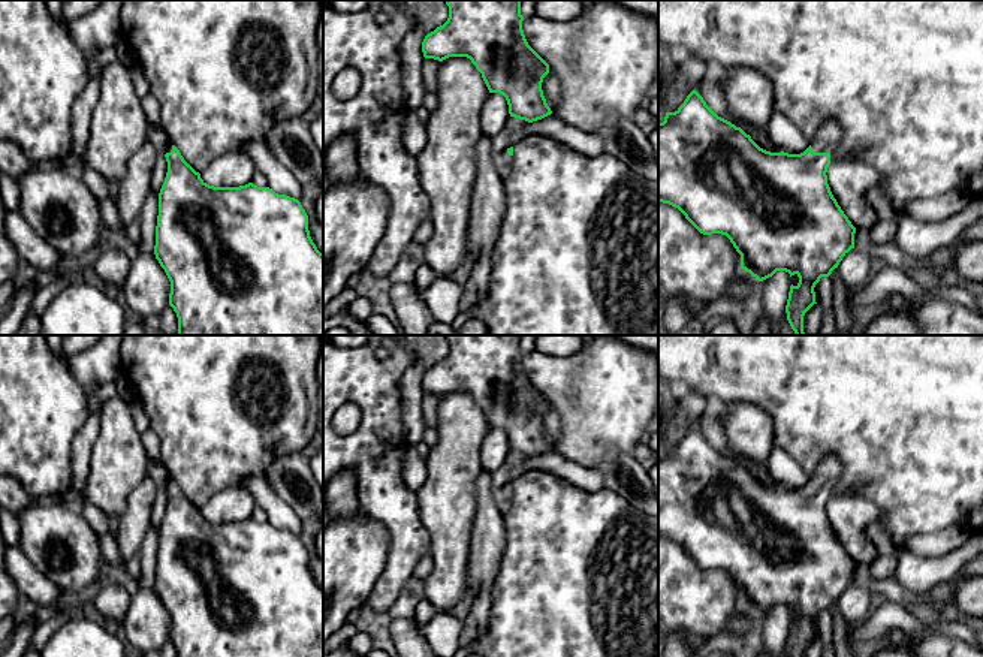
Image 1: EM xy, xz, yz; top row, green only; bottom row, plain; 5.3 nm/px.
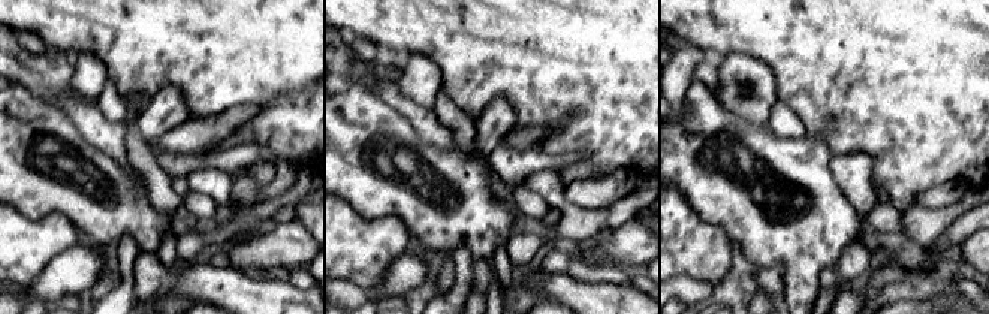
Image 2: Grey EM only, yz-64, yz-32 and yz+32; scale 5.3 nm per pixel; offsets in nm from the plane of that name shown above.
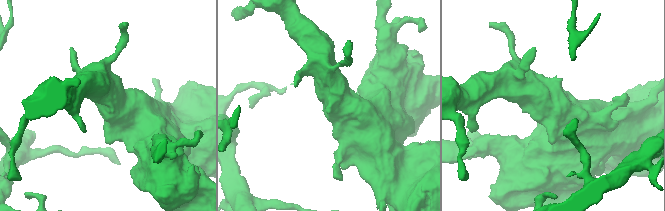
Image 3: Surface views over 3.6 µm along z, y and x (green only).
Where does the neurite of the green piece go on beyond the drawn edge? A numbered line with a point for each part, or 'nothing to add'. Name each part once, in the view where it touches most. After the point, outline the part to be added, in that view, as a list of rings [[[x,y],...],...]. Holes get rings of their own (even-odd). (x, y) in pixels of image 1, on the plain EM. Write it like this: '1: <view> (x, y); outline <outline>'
1: yz (828, 472); outline [[[827,455],[817,467],[811,483],[815,488],[832,488],[838,480],[842,470],[842,464],[836,455]]]

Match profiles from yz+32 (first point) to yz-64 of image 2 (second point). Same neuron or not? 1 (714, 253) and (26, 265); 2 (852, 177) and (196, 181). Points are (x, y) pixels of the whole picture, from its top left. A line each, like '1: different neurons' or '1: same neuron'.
1: same neuron
2: different neurons

